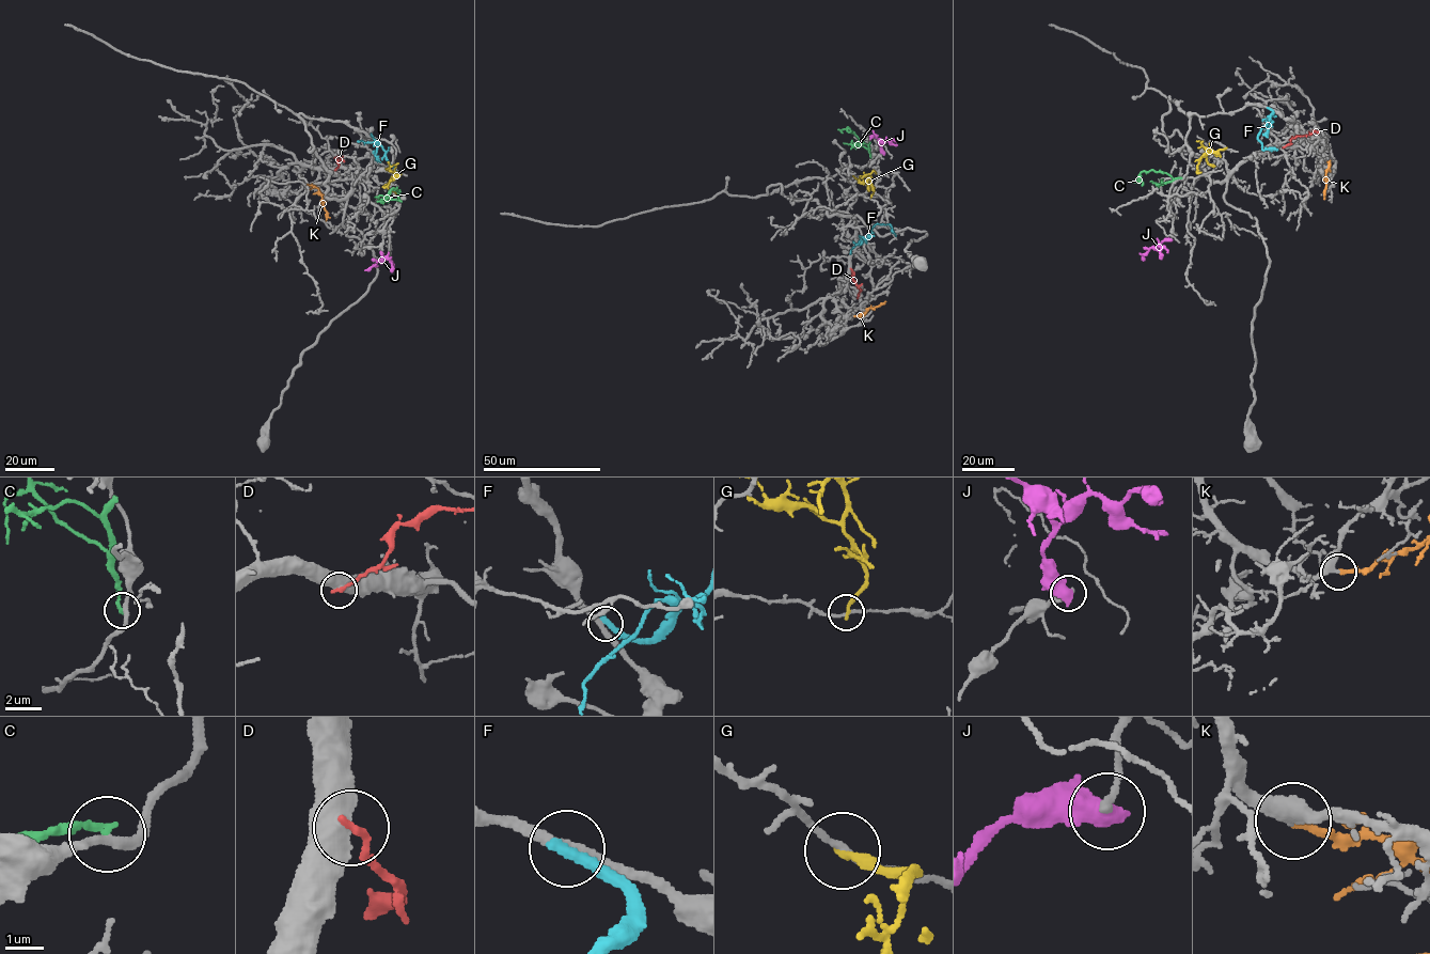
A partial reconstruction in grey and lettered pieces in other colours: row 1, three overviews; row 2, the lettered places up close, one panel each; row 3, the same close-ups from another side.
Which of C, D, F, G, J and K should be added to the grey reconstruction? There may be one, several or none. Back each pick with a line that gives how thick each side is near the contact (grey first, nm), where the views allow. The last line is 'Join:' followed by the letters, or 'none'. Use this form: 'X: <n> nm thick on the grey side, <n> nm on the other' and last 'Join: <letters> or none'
K: 320 nm thick on the grey side, 190 nm on the other
Join: K

